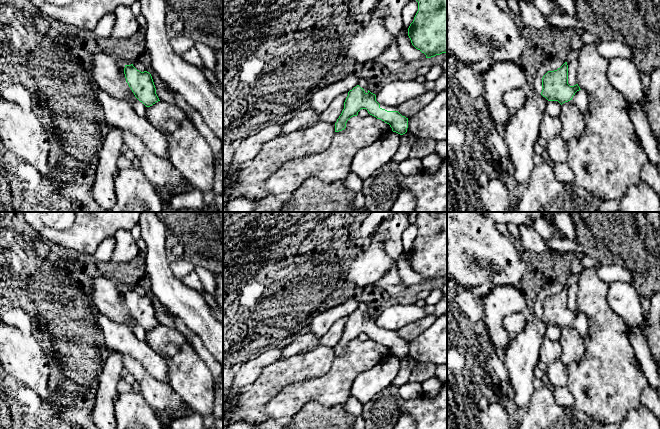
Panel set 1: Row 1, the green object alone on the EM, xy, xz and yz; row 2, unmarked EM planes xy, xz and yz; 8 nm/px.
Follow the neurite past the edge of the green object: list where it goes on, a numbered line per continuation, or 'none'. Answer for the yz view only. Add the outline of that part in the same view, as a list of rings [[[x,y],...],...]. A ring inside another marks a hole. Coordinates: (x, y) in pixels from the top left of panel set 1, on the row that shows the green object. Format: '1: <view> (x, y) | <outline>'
none

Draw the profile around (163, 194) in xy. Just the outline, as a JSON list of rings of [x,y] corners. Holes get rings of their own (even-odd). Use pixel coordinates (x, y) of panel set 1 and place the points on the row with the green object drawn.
[[[155,187],[155,190],[157,191],[159,197],[162,199],[163,205],[168,203],[171,200],[171,198],[173,197],[173,194],[170,194],[169,192],[167,192],[164,189],[158,189]]]

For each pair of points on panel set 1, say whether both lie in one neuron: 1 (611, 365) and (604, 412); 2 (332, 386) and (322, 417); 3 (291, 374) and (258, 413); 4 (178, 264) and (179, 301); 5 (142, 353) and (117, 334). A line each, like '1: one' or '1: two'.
1: one
2: two
3: one
4: two
5: one

